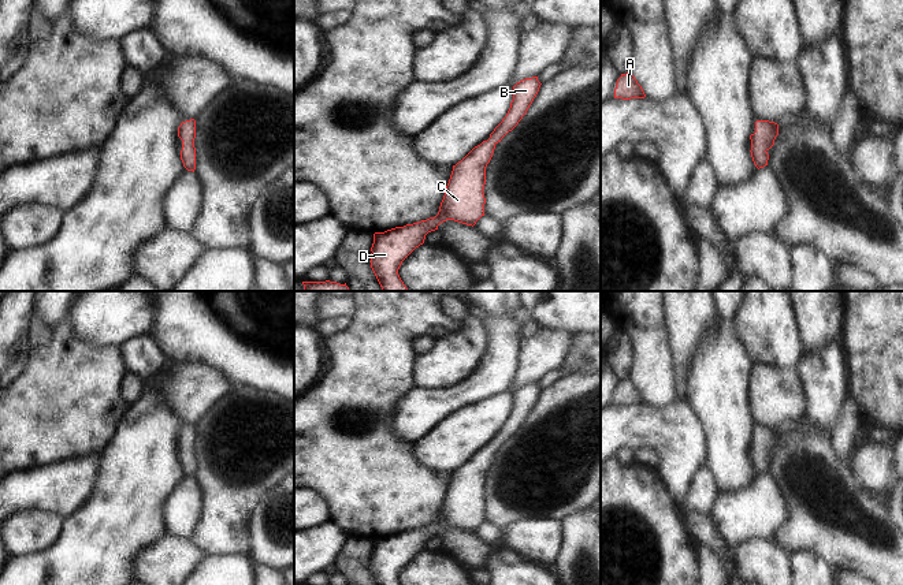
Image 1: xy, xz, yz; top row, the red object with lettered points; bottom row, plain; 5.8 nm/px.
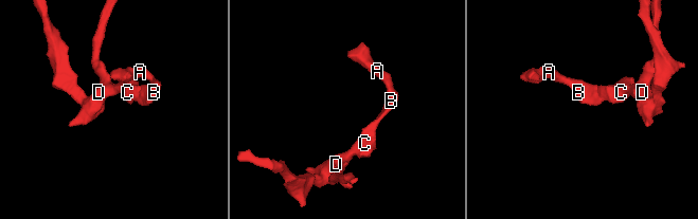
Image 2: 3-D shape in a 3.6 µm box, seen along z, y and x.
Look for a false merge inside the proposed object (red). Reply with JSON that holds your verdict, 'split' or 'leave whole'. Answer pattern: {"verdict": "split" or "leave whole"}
{"verdict": "leave whole"}

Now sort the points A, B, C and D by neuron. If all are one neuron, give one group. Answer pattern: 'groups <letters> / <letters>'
groups A B C D

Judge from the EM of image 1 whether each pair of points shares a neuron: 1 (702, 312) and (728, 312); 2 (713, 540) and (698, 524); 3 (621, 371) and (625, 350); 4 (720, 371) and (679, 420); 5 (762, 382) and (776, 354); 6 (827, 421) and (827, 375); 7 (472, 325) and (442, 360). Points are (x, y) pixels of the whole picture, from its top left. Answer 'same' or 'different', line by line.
1: different
2: same
3: same
4: different
5: different
6: same
7: same

